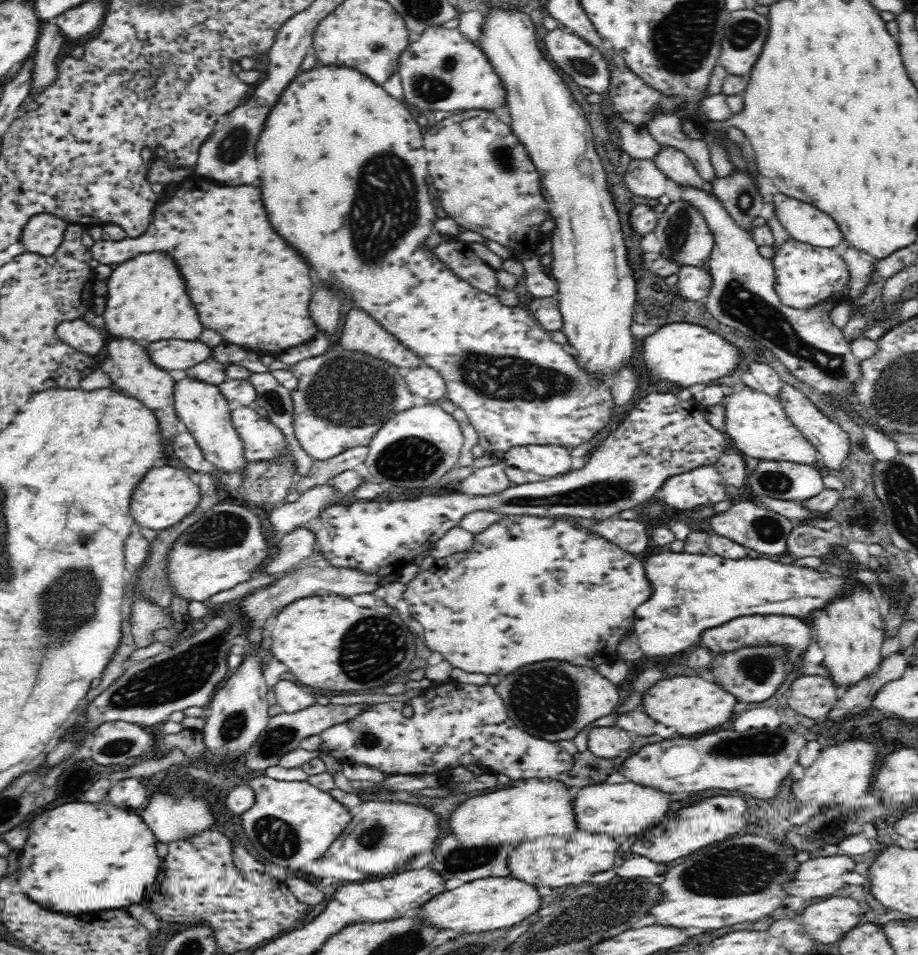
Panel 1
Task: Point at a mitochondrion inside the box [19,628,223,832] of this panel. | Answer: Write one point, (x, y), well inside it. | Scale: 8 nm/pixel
(117, 747)

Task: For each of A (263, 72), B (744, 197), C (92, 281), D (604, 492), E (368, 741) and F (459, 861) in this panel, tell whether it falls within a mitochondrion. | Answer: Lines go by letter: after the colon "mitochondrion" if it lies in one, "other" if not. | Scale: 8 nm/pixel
A: other
B: mitochondrion
C: other
D: mitochondrion
E: mitochondrion
F: mitochondrion

